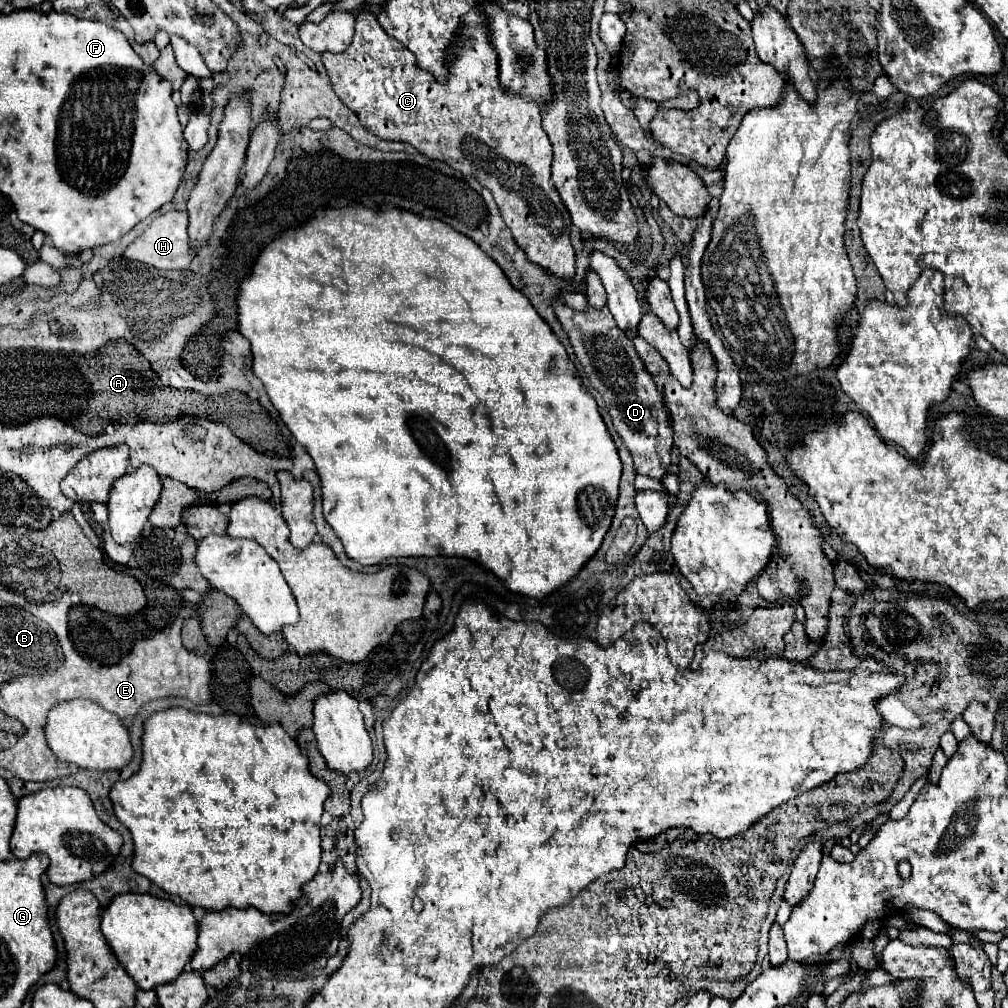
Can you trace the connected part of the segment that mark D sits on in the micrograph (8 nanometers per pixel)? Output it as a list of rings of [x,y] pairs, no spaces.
[[[555,299],[553,311],[573,345],[589,385],[603,397],[615,431],[631,451],[635,471],[653,479],[661,479],[671,465],[669,451],[673,445],[673,429],[653,375],[645,369],[645,363],[641,361],[633,341],[623,329],[617,327],[607,305],[601,309],[589,305],[587,311],[575,311],[573,307]]]

